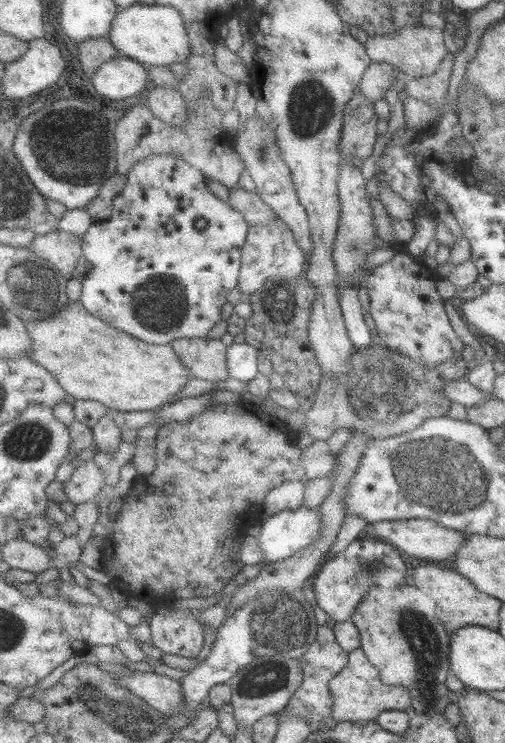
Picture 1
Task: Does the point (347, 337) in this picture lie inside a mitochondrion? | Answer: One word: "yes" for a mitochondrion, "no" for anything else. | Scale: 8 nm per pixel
no

